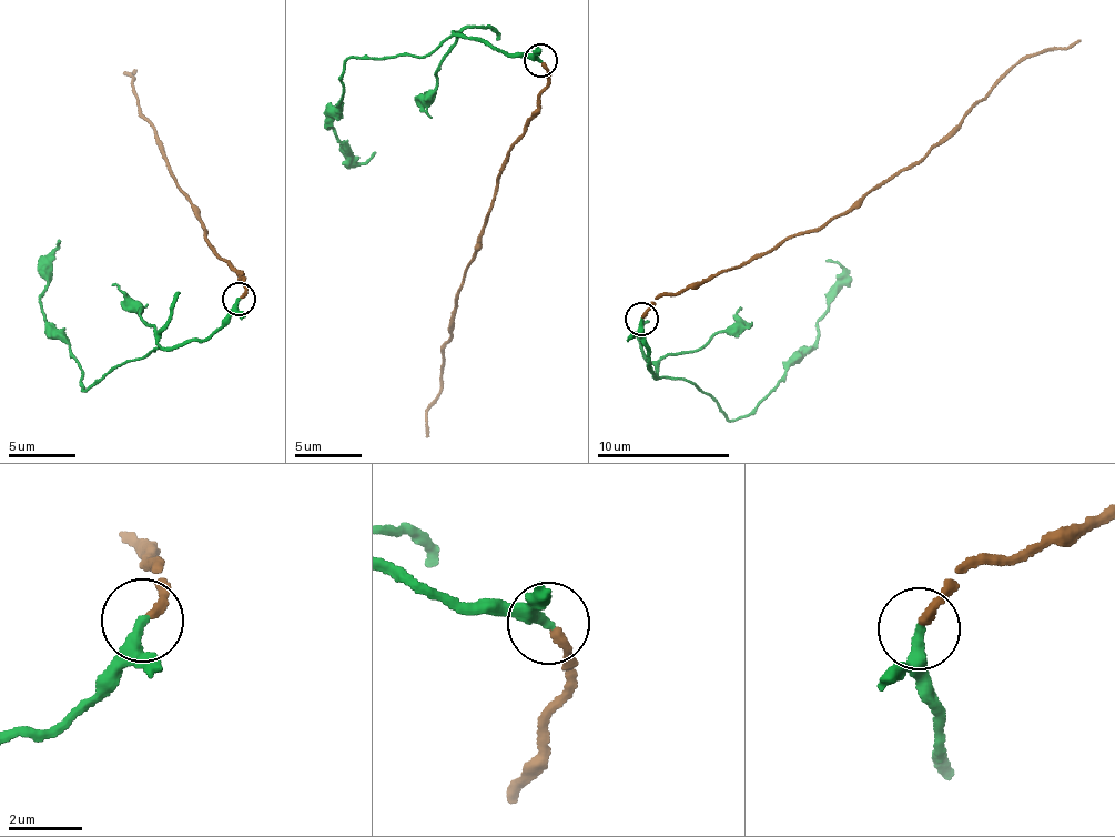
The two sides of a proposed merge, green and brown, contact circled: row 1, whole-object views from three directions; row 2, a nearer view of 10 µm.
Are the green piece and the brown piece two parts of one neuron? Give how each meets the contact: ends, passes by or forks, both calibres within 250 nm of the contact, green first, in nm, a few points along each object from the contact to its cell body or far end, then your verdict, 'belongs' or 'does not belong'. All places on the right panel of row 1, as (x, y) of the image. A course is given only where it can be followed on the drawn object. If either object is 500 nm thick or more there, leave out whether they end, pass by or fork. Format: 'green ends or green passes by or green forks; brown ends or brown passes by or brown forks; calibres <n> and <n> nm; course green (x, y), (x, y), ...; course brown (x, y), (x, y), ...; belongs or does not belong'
green ends; brown ends; calibres 360 and 240 nm; course green (642, 319), (652, 373), (699, 386), (736, 421), (813, 344), (818, 319), (842, 270), (824, 259); course brown (642, 319), (649, 304), (666, 294), (747, 265), (865, 197), (960, 122), (1020, 63), (1081, 40); belongs

